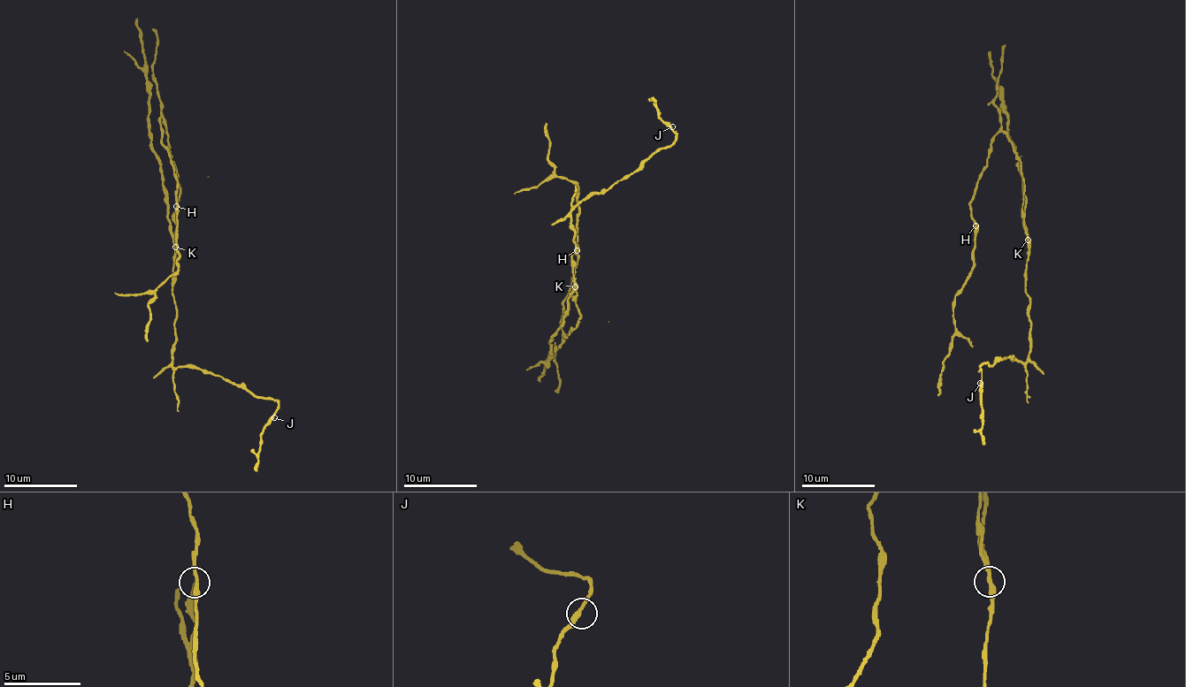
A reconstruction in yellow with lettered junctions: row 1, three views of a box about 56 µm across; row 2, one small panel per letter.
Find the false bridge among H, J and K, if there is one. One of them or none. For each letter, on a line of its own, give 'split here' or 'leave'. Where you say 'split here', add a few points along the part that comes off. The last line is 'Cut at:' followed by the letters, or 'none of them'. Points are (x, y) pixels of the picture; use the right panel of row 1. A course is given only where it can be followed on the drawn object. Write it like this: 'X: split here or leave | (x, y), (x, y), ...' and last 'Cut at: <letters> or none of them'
H: leave
J: leave
K: split here | (1027, 240), (1027, 227), (1023, 221), (1023, 177), (1016, 146), (1009, 136), (1004, 88), (992, 75), (989, 50)
Cut at: K

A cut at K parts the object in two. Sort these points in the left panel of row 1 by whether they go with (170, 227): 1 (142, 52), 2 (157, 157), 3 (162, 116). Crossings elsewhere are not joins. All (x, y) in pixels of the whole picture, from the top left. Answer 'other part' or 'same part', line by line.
1: same part
2: same part
3: other part

